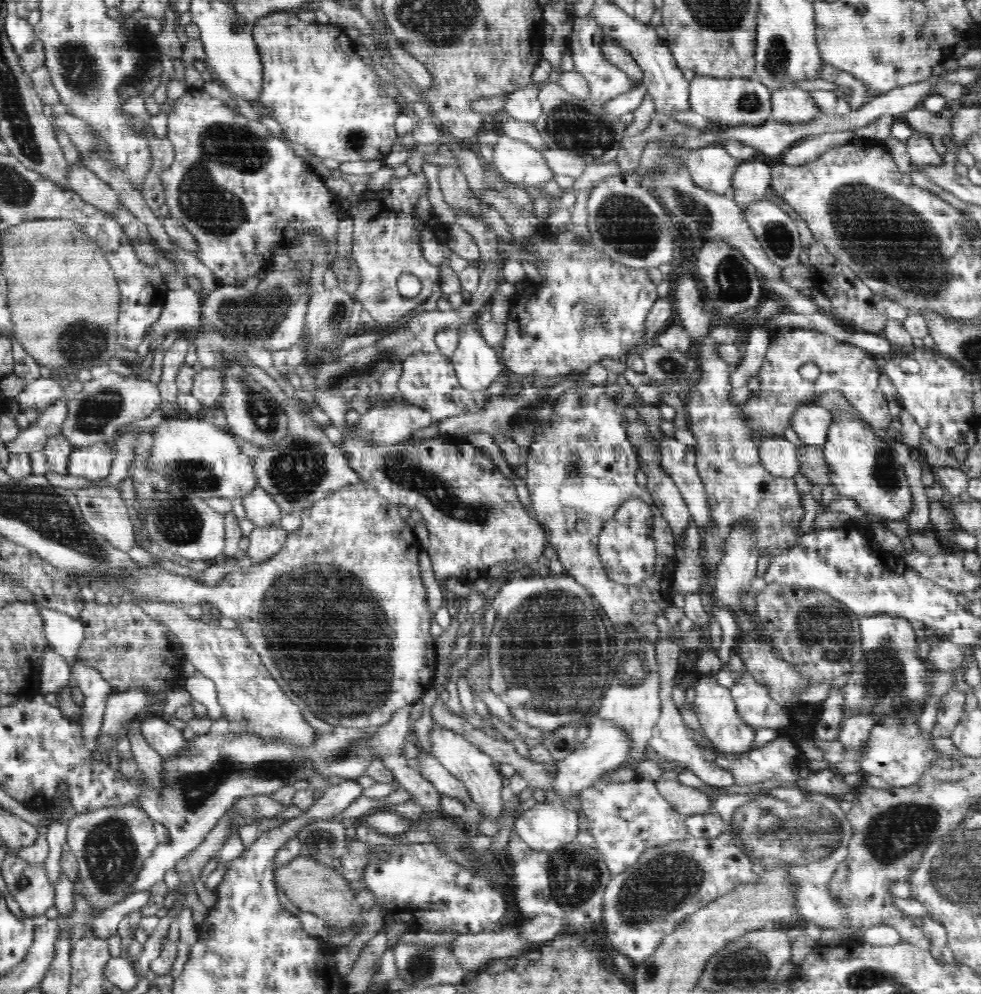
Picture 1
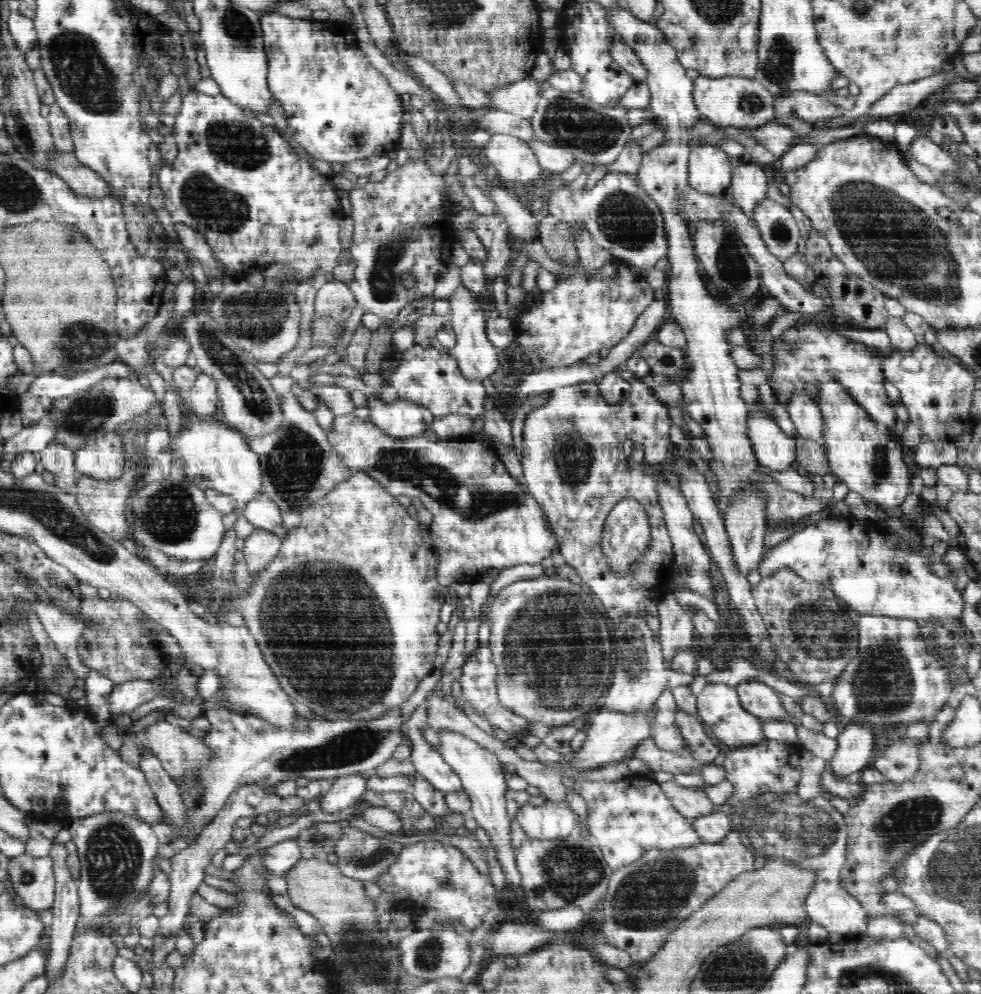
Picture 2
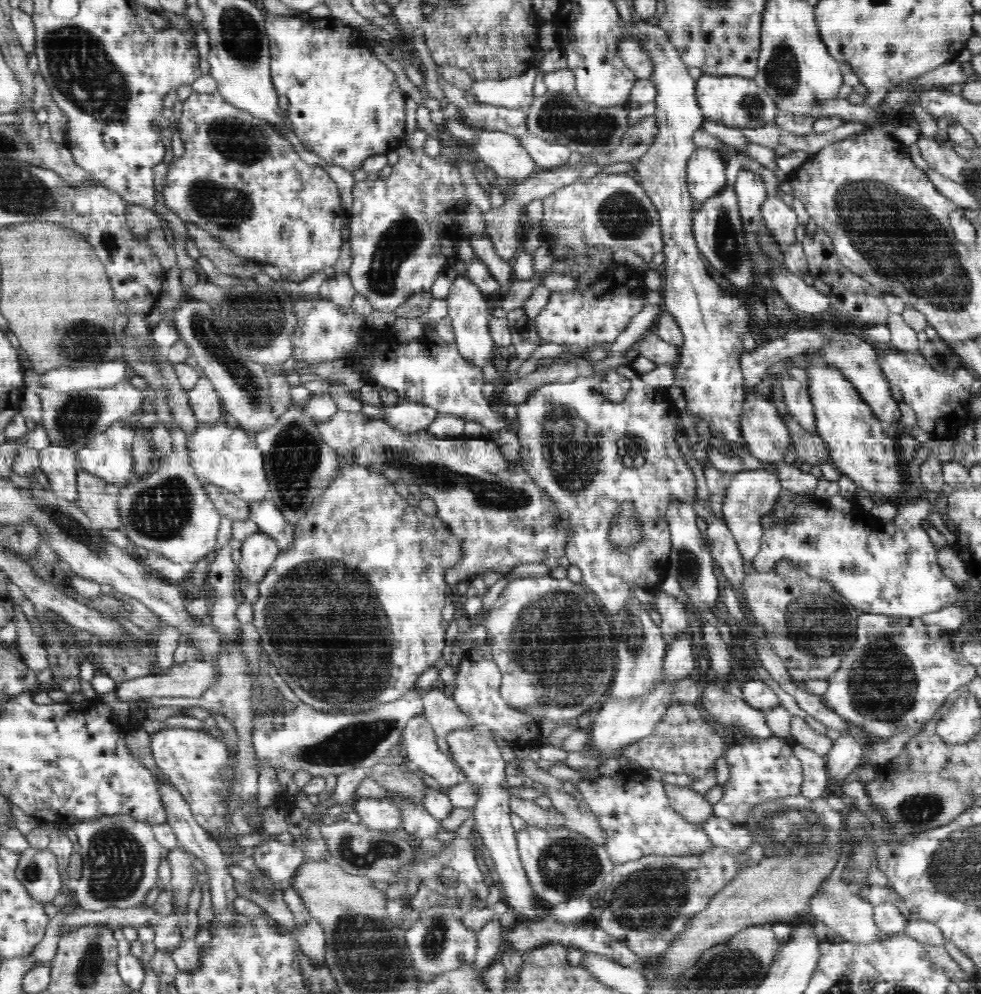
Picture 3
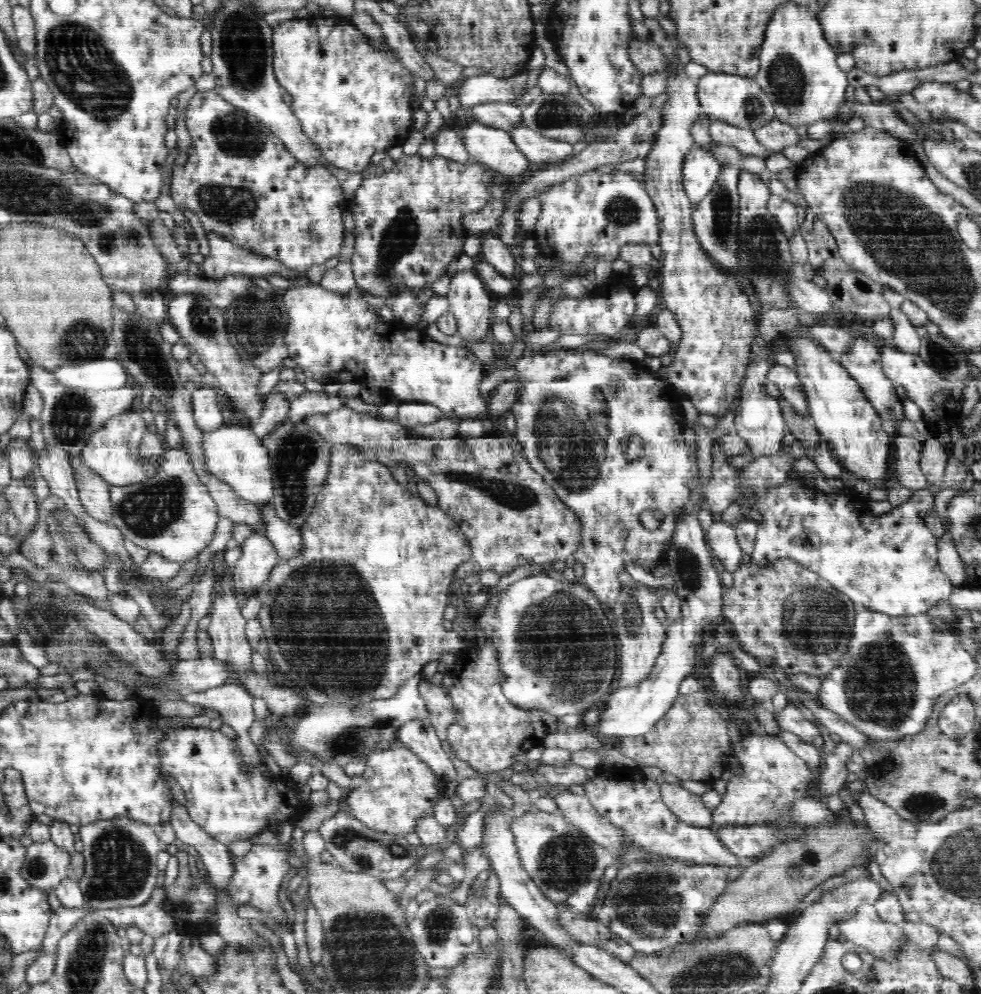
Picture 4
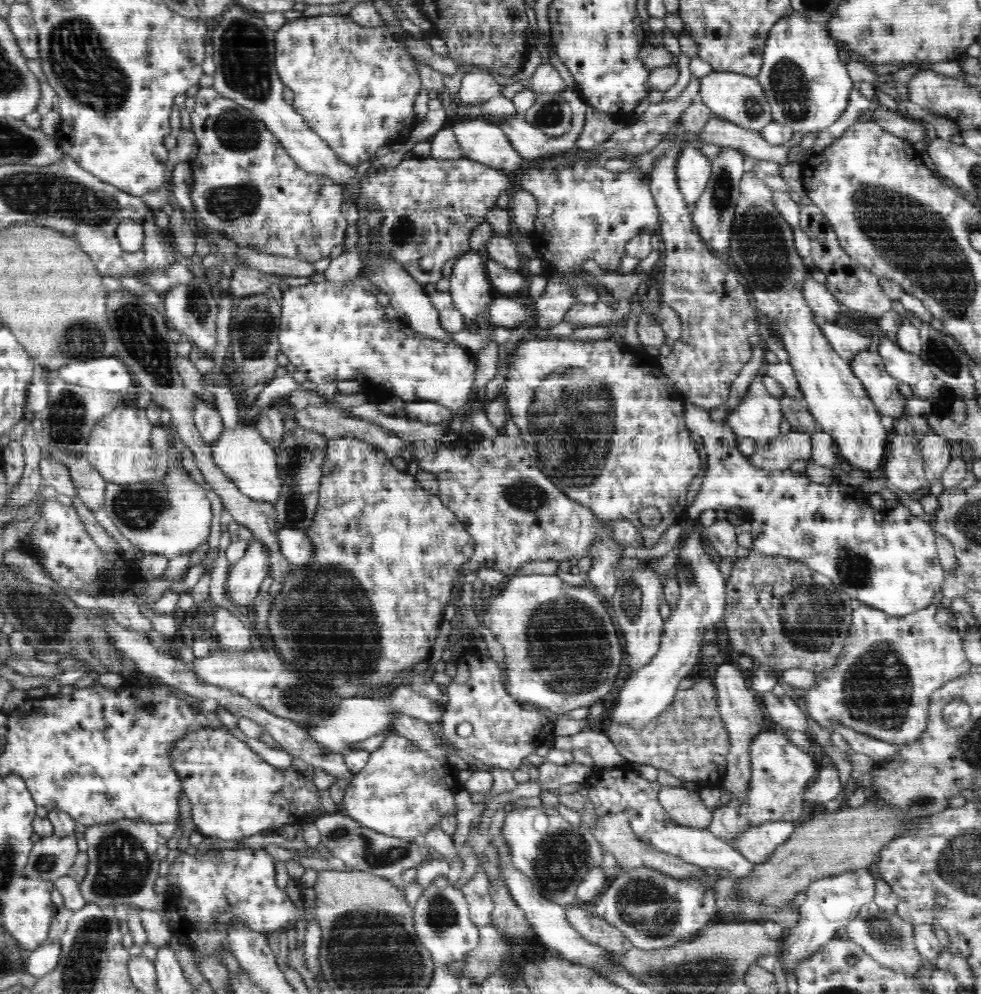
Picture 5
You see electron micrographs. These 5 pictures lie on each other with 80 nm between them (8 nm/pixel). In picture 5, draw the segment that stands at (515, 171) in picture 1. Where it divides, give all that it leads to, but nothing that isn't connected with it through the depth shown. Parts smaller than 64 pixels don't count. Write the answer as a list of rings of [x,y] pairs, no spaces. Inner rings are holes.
[[[466,118],[451,128],[462,156],[506,173],[522,166],[524,159],[498,124],[482,118]]]

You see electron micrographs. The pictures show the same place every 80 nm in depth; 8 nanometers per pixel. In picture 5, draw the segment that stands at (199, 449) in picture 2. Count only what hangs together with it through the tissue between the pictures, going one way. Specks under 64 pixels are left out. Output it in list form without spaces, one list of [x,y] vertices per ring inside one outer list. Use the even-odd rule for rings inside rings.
[[[239,425],[235,429],[224,429],[222,434],[209,446],[213,461],[248,498],[258,502],[276,502],[281,493],[282,483],[278,474],[273,446],[262,438],[258,429],[251,425]]]

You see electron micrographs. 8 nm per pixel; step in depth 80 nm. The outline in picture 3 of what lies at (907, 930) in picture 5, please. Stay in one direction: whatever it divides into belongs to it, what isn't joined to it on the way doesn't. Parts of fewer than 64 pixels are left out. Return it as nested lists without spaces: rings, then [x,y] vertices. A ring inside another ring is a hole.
[[[844,855],[837,856],[836,866],[820,884],[817,894],[814,894],[809,901],[808,912],[814,916],[815,921],[823,922],[828,928],[832,928],[836,936],[841,936],[844,941],[865,945],[890,937],[876,926],[873,919],[873,905],[859,898],[848,884],[842,882],[842,872],[847,866],[847,859]]]

